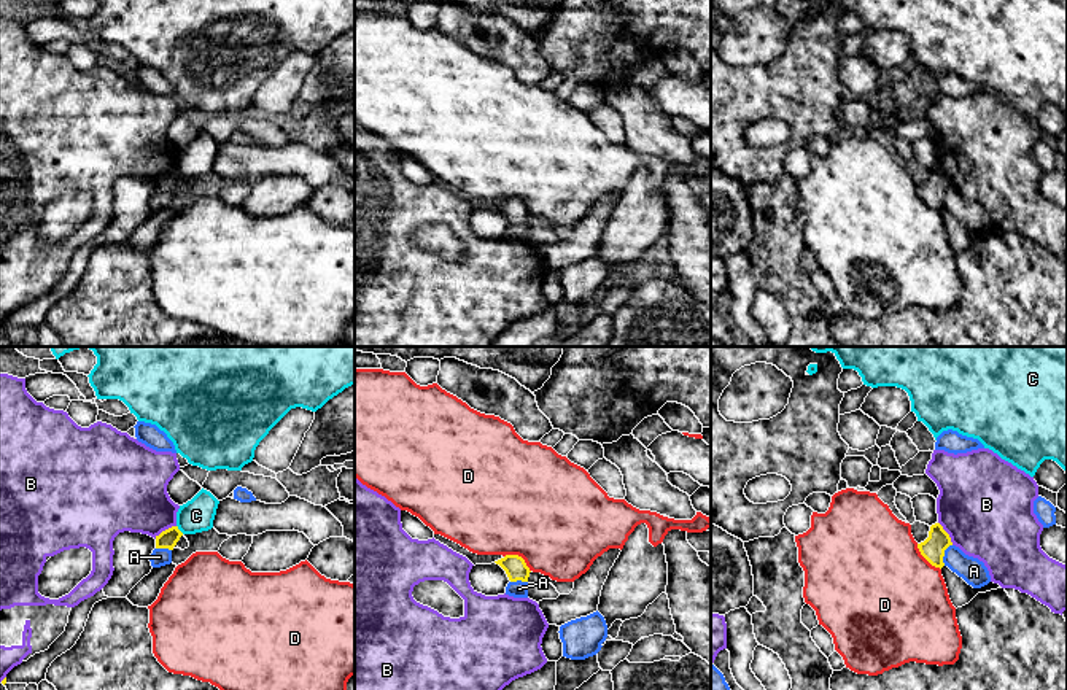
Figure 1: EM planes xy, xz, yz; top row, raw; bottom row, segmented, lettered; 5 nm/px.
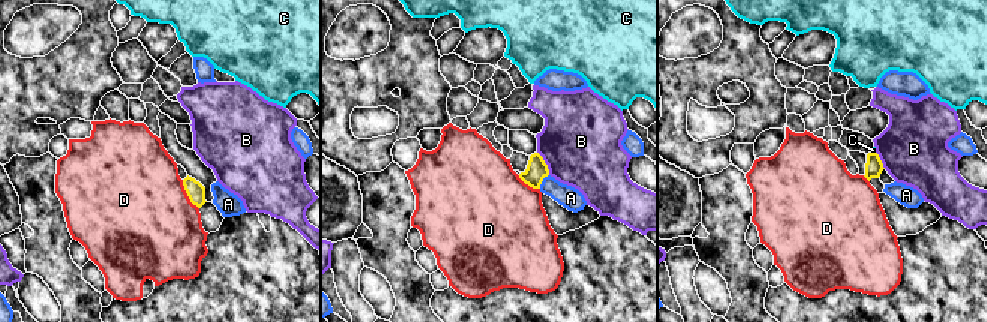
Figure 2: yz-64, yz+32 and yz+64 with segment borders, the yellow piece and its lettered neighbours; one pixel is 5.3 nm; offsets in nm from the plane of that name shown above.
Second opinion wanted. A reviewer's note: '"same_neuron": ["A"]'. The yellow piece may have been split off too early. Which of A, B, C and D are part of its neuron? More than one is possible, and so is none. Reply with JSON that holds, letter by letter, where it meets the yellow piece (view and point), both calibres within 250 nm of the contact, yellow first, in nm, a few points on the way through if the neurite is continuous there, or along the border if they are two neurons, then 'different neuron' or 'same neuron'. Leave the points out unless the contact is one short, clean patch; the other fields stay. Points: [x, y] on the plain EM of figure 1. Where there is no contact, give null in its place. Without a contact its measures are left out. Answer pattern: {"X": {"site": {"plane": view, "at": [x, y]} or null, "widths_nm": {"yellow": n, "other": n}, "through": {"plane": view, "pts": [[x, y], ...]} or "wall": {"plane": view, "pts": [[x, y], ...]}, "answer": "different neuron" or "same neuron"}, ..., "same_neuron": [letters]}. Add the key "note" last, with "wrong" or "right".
{"A": {"site": {"plane": "yz", "at": [943, 199]}, "widths_nm": {"yellow": 120, "other": 130}, "wall": {"plane": "yz", "pts": [[951, 188], [945, 194], [943, 209]]}, "answer": "different neuron"}, "B": {"site": {"plane": "xy", "at": [166, 174]}, "widths_nm": {"yellow": 100, "other": 360}, "answer": "different neuron"}, "C": {"site": {"plane": "xy", "at": [178, 174]}, "widths_nm": {"yellow": 100, "other": 170}, "wall": {"plane": "xy", "pts": [[177, 169], [183, 177]]}, "answer": "different neuron"}, "D": {"site": {"plane": "xz", "at": [520, 201]}, "widths_nm": {"yellow": 120, "other": 500}, "wall": {"plane": "xz", "pts": [[504, 199], [519, 199], [530, 215]]}, "answer": "different neuron"}, "same_neuron": [], "note": "wrong"}

